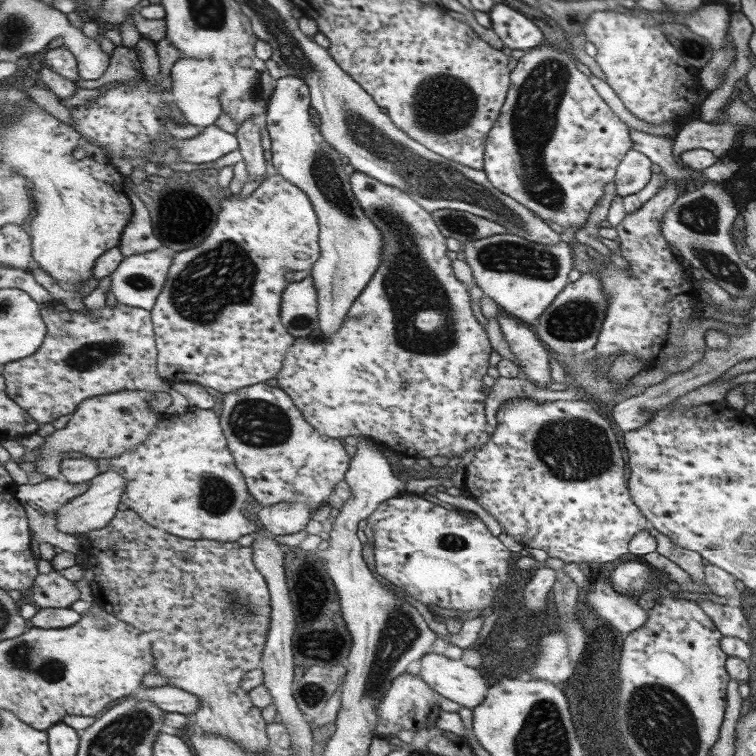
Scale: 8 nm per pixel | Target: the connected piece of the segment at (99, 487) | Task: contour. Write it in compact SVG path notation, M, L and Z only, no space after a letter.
M114 470L98 475L92 481L92 486L86 494L73 499L62 509L58 509L58 513L55 514L56 520L58 520L58 528L68 534L77 535L78 533L91 533L93 530L111 526L120 512L120 504L124 501L124 495L127 494L128 480L129 478Z

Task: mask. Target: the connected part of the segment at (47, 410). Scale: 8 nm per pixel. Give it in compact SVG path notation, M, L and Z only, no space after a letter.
M57 302L44 305L43 317L49 326L49 333L40 354L36 354L36 358L24 358L24 362L12 362L4 366L10 396L41 424L54 422L66 414L74 414L84 401L94 397L119 393L126 389L153 393L169 391L170 384L158 375L156 326L150 310L118 302L114 307L106 306L83 314L64 309L63 304Z

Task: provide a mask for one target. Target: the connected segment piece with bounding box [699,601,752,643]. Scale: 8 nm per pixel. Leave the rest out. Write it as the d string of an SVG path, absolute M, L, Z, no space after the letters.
M700 601L699 605L703 607L704 612L712 619L723 636L740 638L749 643L752 632L750 632L746 616L742 613L742 607L738 603L720 605L712 601Z

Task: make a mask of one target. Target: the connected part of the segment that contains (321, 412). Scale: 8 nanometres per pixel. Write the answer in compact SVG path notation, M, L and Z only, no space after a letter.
M356 170L352 173L351 181L352 190L364 214L370 217L384 234L383 262L376 272L376 278L372 277L372 286L368 286L368 290L364 290L364 298L360 298L360 302L356 302L356 306L351 306L352 318L348 318L348 322L344 322L343 328L331 337L322 335L321 338L318 337L314 341L306 336L296 338L295 345L288 351L283 372L276 378L279 386L296 401L296 404L304 411L304 416L320 431L320 434L327 434L330 438L370 437L372 440L376 440L382 448L391 449L402 454L405 458L429 459L432 456L446 456L450 459L455 456L464 456L469 450L479 451L486 446L491 438L491 435L486 432L486 418L484 418L486 394L484 394L482 376L488 370L488 358L490 358L493 348L488 342L488 336L486 336L482 324L472 314L470 298L468 298L464 284L454 276L452 260L446 256L446 252L448 252L446 238L442 236L431 213L424 210L424 207L416 202L416 199L408 196L399 188L388 186L367 174L356 172Z

